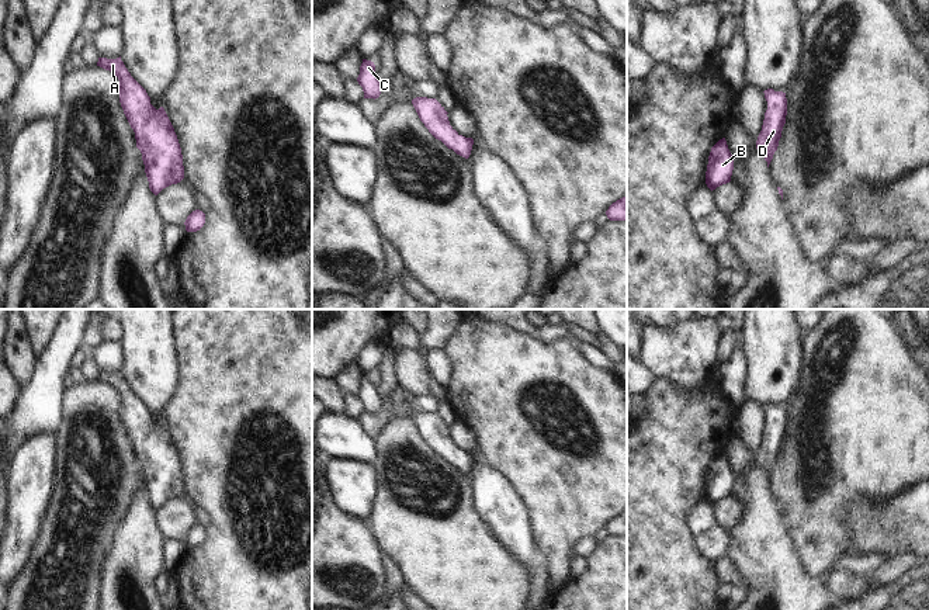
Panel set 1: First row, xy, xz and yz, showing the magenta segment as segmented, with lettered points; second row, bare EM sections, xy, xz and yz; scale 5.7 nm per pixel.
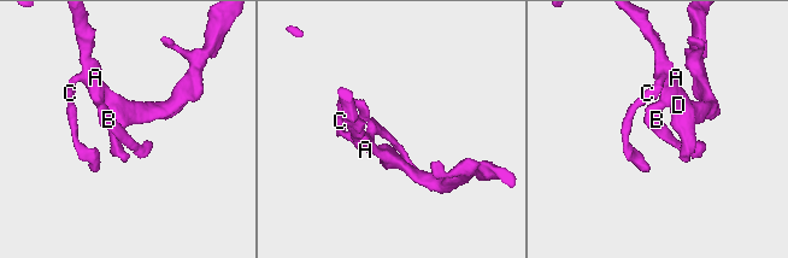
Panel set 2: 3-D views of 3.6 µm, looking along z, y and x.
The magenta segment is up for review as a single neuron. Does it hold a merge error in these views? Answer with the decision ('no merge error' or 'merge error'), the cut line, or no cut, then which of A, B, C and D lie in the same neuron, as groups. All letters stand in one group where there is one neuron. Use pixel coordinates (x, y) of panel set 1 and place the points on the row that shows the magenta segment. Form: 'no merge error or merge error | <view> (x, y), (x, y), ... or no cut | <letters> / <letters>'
no merge error | no cut | A B C D

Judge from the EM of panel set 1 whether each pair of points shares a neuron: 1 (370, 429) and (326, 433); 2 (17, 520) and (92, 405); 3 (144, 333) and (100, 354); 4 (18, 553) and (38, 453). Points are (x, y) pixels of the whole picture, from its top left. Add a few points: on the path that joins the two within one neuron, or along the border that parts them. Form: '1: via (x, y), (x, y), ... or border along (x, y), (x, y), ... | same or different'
1: border along (361, 420), (363, 430), (373, 440) | different
2: border along (54, 433), (55, 474), (54, 491), (49, 496) | different
3: border along (120, 342), (122, 352), (121, 370) | different
4: via (21, 527), (31, 478) | same

